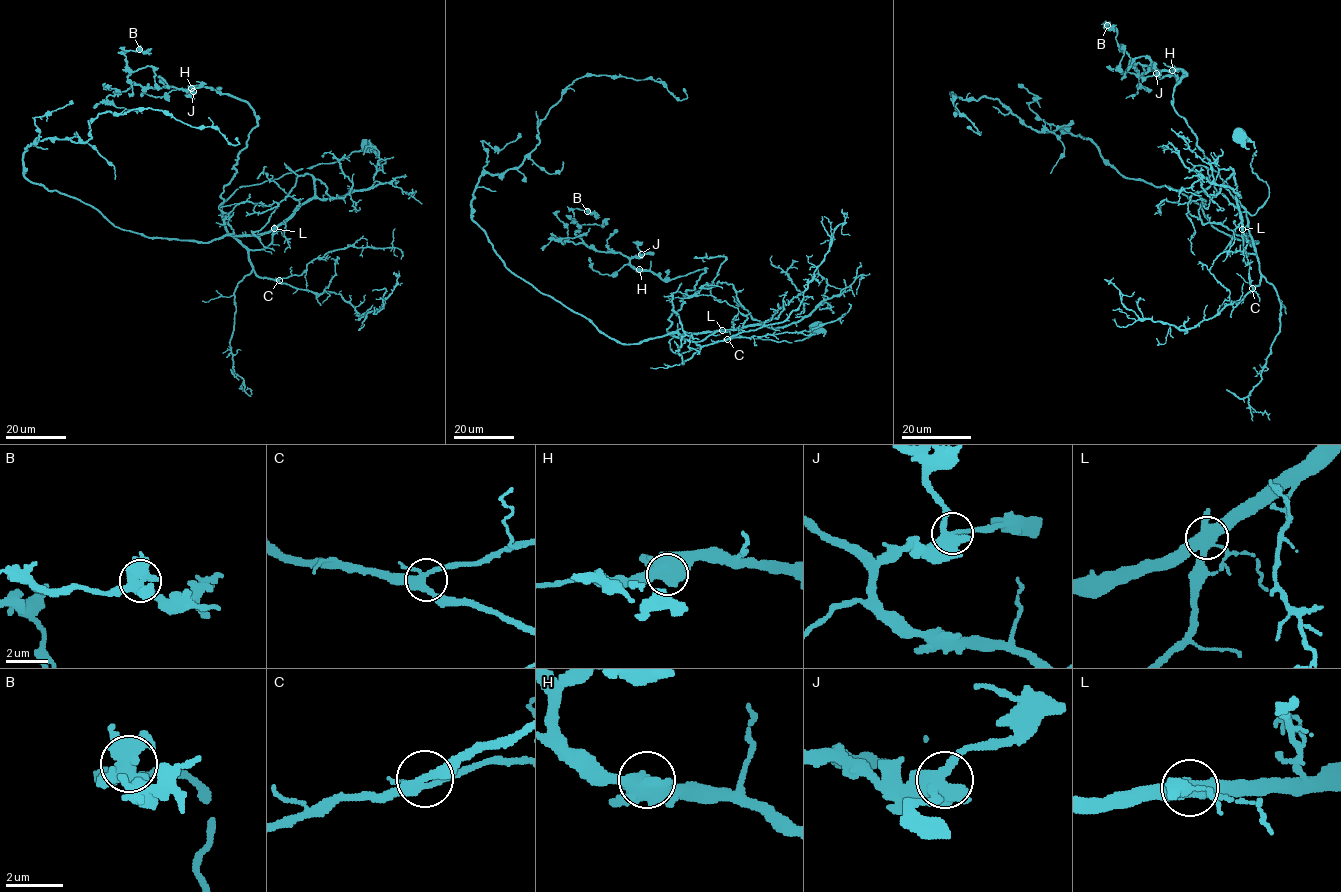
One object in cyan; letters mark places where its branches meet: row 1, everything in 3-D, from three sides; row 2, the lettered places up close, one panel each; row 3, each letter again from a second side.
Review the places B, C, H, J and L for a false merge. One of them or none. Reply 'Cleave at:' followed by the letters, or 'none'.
Cleave at: L

